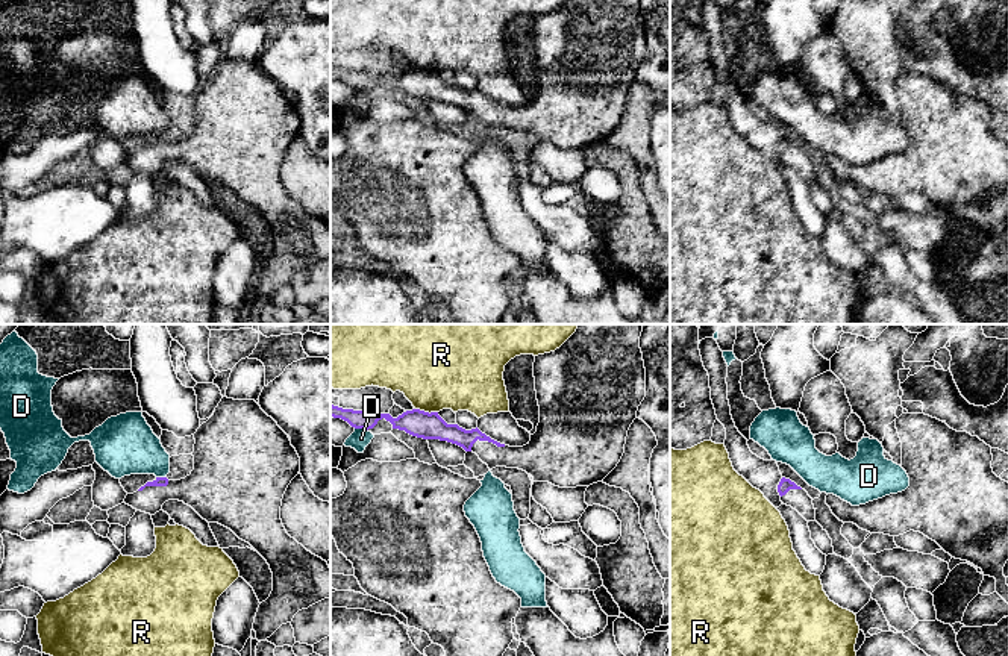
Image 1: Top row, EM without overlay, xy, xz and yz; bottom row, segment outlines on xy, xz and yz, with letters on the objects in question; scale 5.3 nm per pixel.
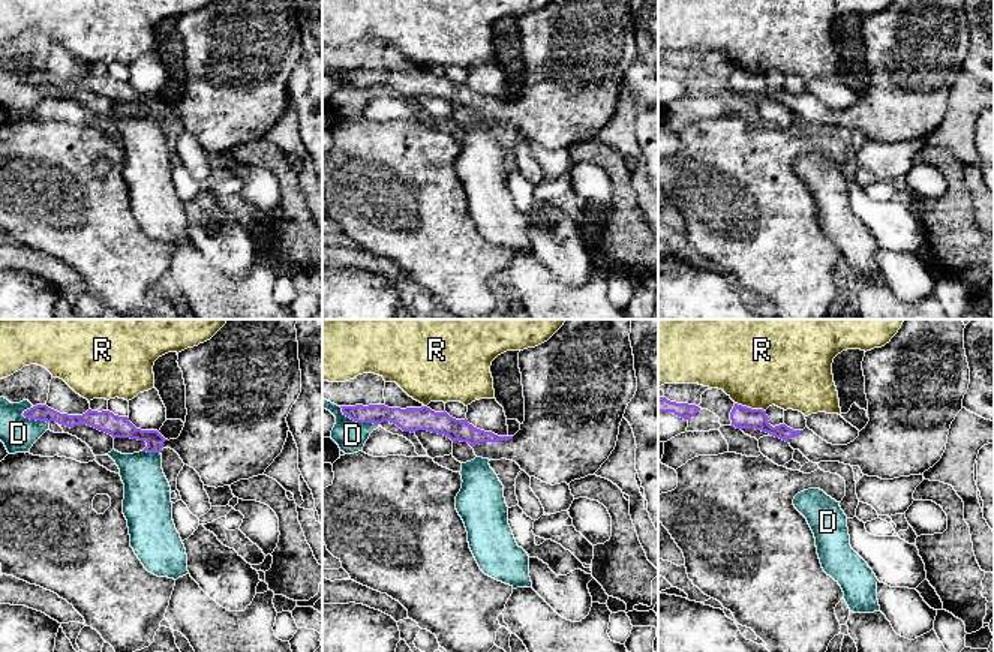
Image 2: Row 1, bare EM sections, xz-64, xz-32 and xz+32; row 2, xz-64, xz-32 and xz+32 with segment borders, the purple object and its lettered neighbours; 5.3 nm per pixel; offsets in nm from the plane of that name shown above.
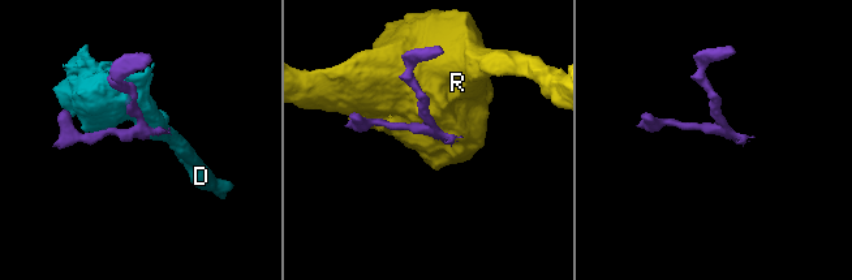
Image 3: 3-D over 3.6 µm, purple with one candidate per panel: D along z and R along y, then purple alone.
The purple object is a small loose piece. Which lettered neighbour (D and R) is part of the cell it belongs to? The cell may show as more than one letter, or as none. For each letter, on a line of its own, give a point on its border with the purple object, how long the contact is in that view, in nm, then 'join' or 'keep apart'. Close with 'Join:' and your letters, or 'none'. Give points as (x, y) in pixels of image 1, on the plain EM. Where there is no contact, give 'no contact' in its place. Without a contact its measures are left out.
D: contact xz (361, 88); length 70 nm; keep apart
R: contact xz (426, 73); length 120 nm; keep apart
Join: none

